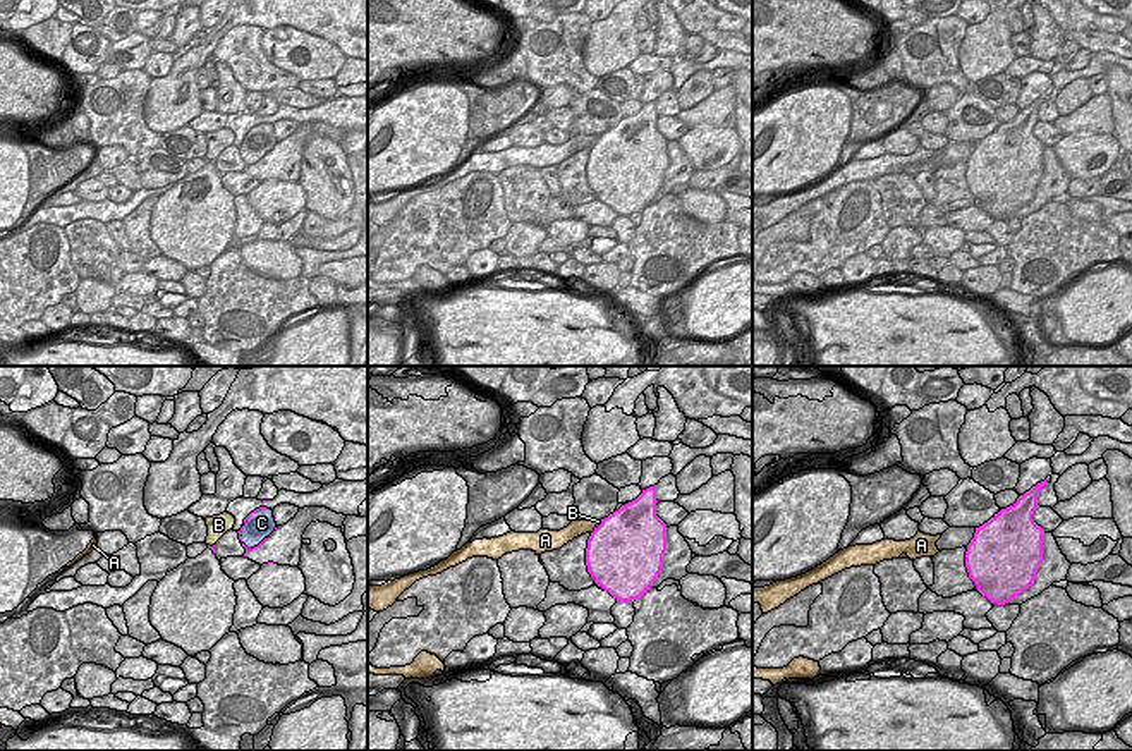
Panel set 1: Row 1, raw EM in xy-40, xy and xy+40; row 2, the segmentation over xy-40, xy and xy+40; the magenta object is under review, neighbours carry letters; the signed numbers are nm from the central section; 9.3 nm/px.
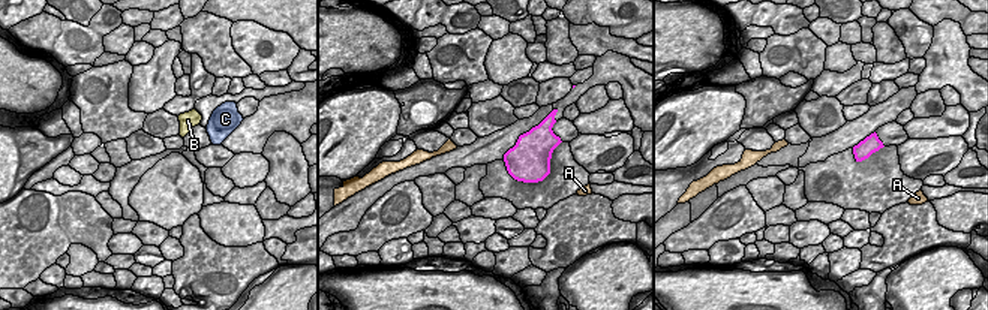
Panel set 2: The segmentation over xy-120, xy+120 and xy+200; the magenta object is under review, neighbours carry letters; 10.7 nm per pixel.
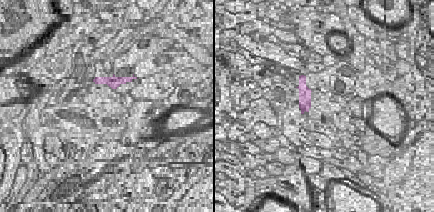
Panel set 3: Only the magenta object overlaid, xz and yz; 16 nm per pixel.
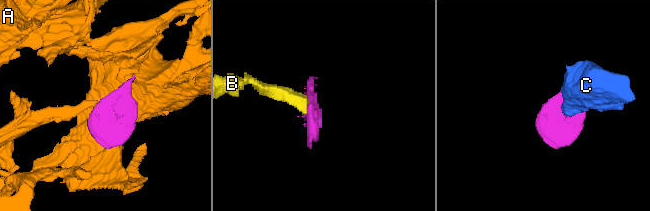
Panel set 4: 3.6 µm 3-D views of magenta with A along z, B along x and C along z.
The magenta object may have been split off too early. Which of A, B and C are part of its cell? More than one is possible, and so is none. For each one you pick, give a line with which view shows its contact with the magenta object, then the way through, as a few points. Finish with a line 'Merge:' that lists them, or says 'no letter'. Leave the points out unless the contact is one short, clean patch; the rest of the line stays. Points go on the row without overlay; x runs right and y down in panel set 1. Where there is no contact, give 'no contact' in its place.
Merge: no letter

